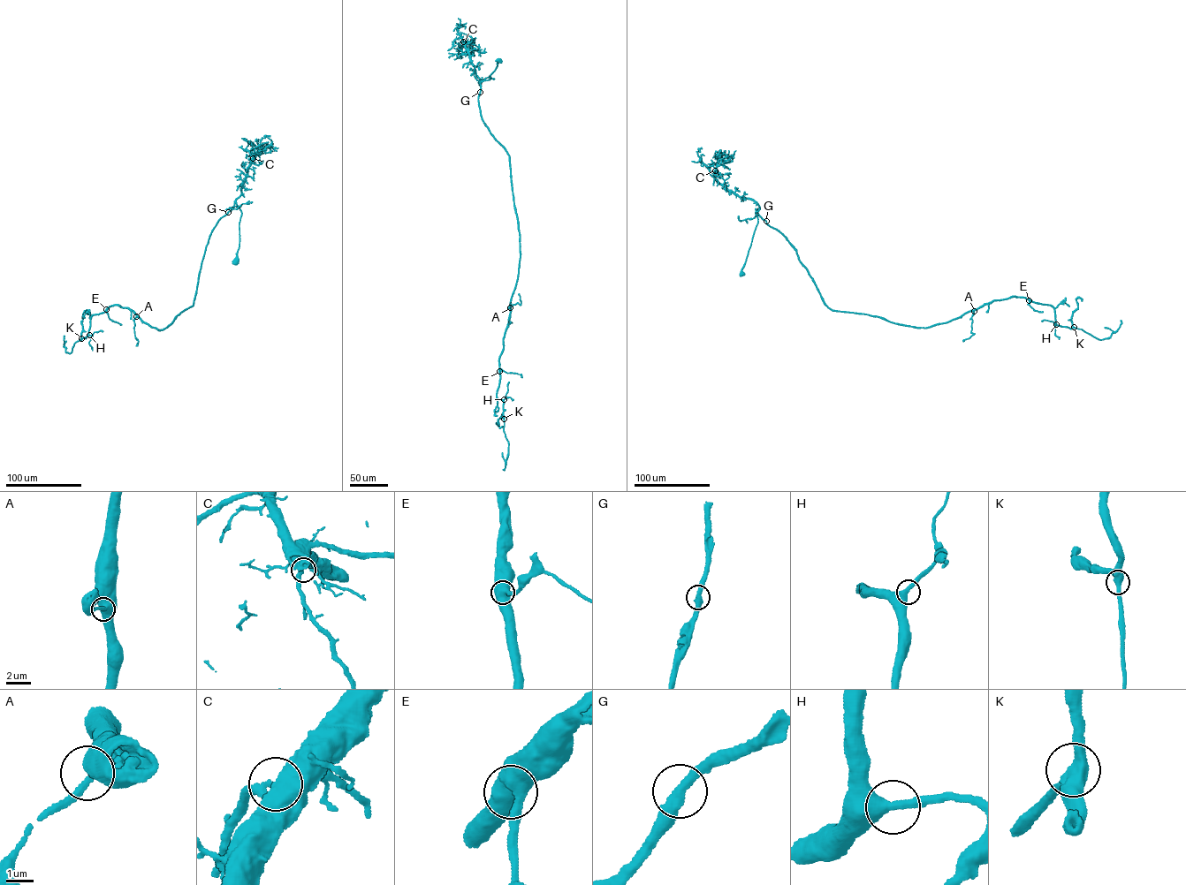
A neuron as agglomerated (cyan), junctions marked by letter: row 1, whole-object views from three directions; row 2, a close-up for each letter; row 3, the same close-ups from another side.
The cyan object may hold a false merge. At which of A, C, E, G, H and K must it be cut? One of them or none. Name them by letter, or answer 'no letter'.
no letter

